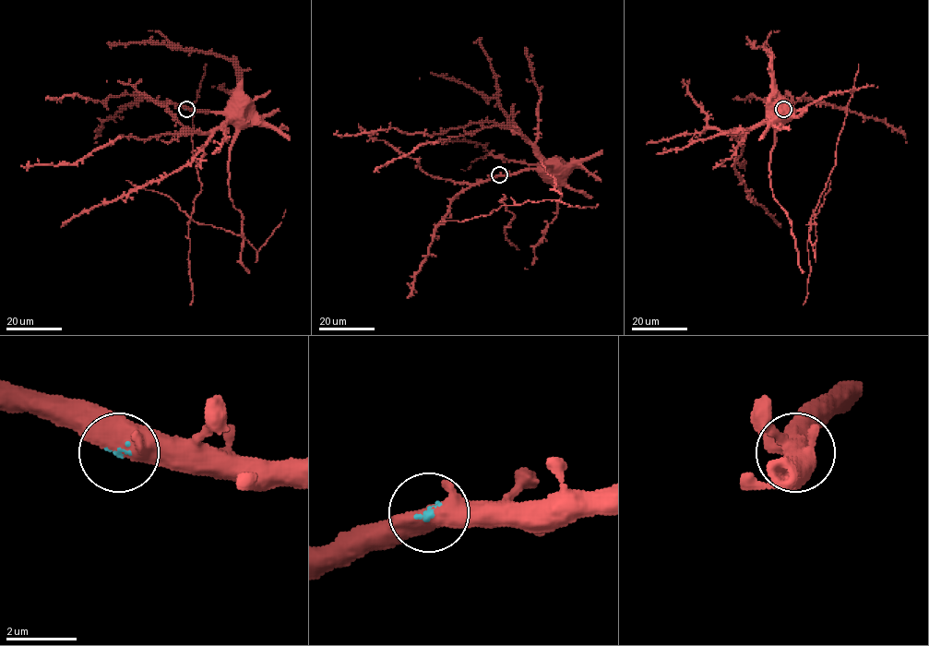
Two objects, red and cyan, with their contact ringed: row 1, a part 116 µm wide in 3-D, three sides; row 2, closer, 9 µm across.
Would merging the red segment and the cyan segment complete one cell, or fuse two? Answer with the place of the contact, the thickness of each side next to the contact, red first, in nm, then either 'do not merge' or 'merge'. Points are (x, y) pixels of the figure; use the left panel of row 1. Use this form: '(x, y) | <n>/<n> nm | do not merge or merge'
(186, 109) | 440/90 nm | merge

